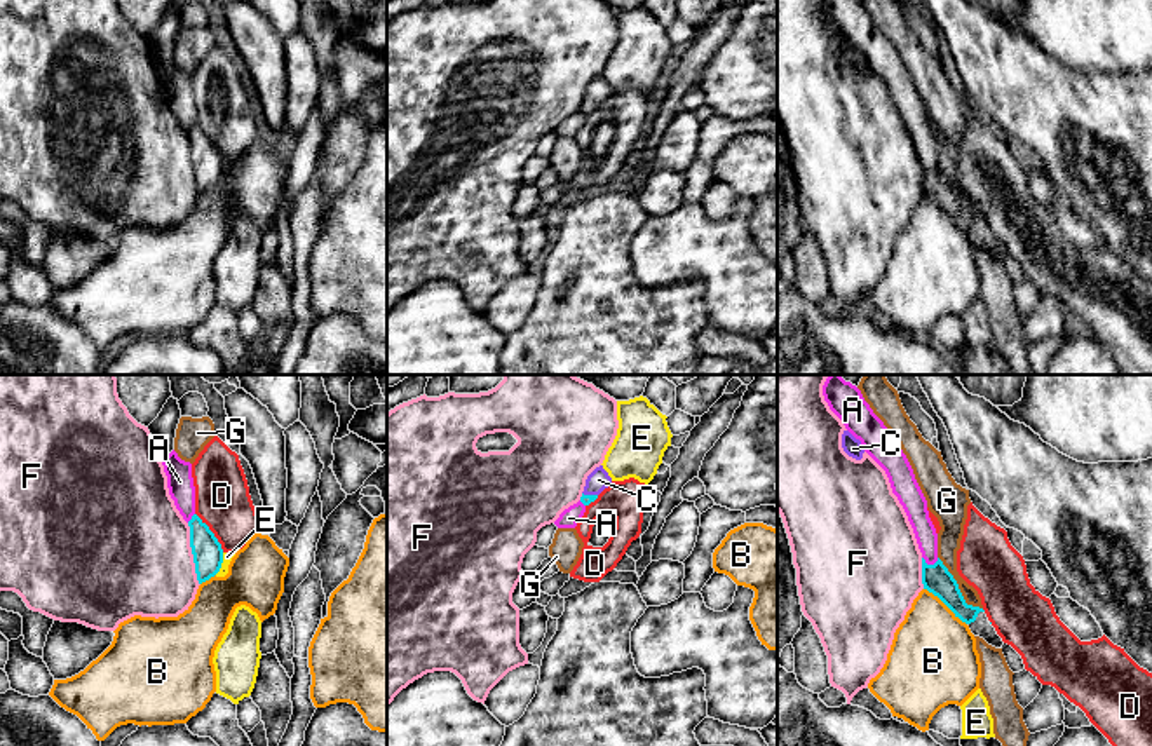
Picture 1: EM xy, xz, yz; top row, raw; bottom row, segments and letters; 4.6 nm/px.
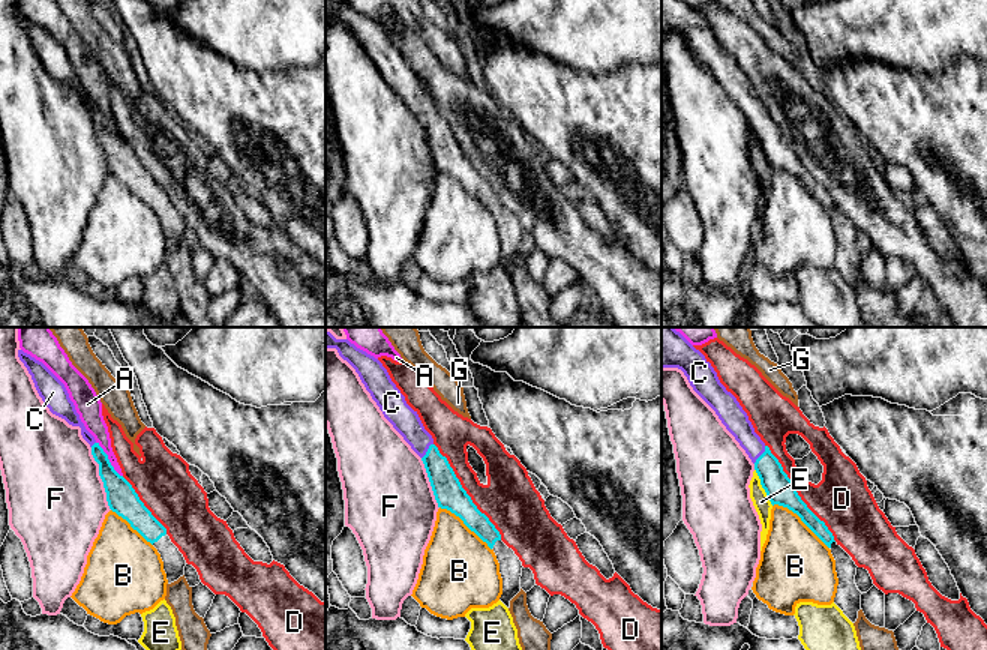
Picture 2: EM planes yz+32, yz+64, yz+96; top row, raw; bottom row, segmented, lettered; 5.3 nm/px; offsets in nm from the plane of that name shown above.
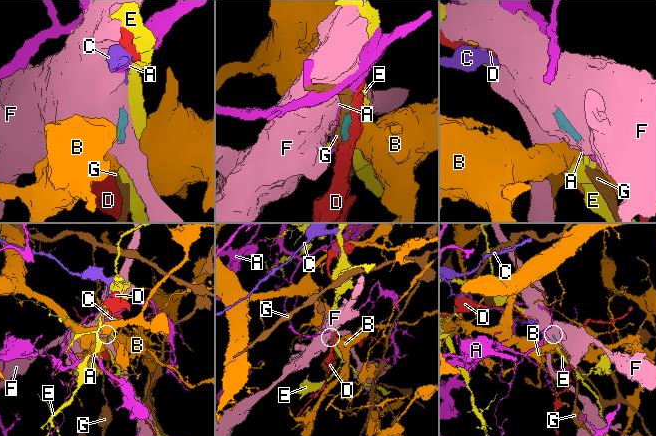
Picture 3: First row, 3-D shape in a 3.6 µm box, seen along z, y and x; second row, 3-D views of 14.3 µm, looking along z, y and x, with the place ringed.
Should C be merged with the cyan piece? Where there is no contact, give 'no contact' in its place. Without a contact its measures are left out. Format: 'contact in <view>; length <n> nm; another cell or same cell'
contact in xz; length 70 nm; same cell

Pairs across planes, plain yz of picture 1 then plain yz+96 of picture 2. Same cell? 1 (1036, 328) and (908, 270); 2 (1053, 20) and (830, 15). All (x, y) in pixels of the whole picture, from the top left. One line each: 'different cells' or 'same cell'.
1: same cell
2: same cell

